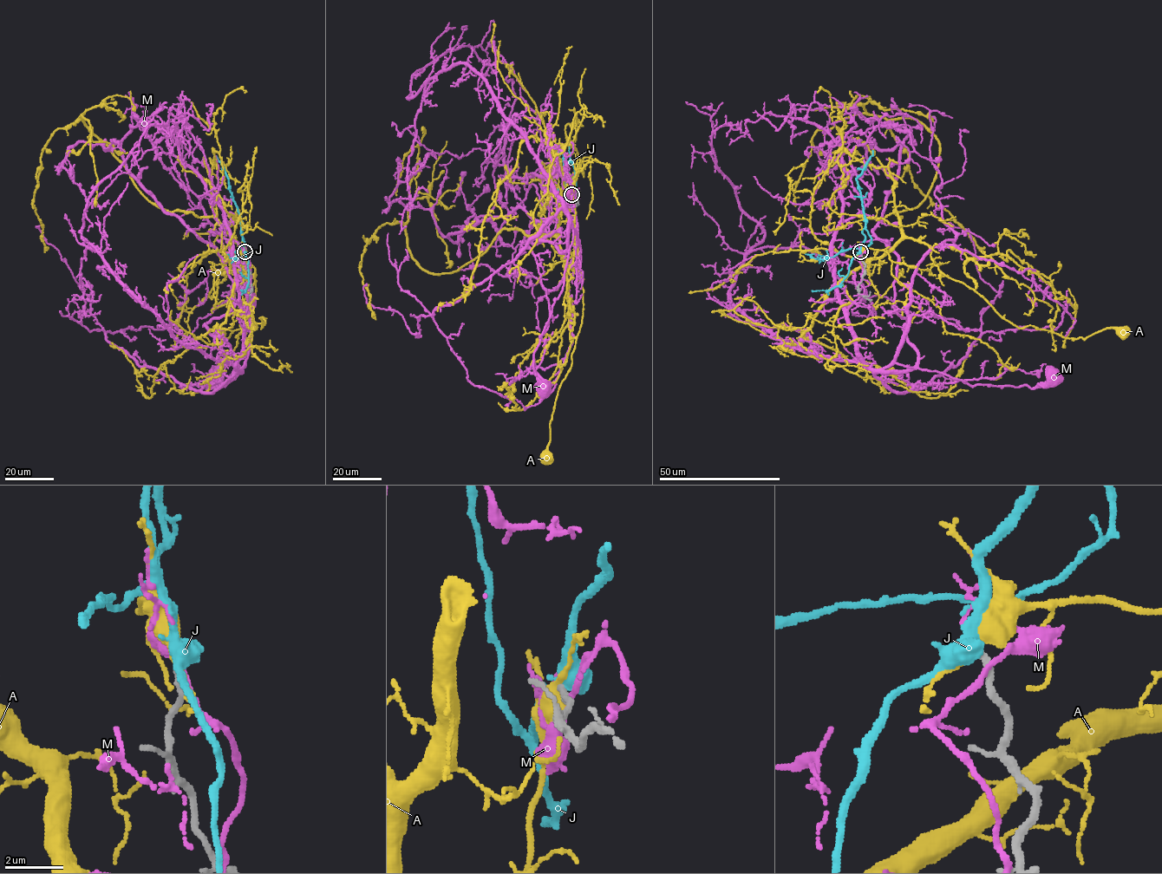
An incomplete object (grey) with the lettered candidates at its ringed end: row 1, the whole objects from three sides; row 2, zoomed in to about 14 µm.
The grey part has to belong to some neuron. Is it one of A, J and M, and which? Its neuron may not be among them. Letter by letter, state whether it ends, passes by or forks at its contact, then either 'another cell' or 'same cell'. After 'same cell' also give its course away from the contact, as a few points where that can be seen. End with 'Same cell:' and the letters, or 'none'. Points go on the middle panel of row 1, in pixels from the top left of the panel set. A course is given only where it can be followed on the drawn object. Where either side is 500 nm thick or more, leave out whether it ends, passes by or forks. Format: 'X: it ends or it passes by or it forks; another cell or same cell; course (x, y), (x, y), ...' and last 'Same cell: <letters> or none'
A: it passes by; another cell
J: same cell; course (572, 195), (569, 199), (568, 197), (571, 206), (565, 188), (563, 155), (557, 150), (554, 140)
M: it passes by; another cell
Same cell: J

